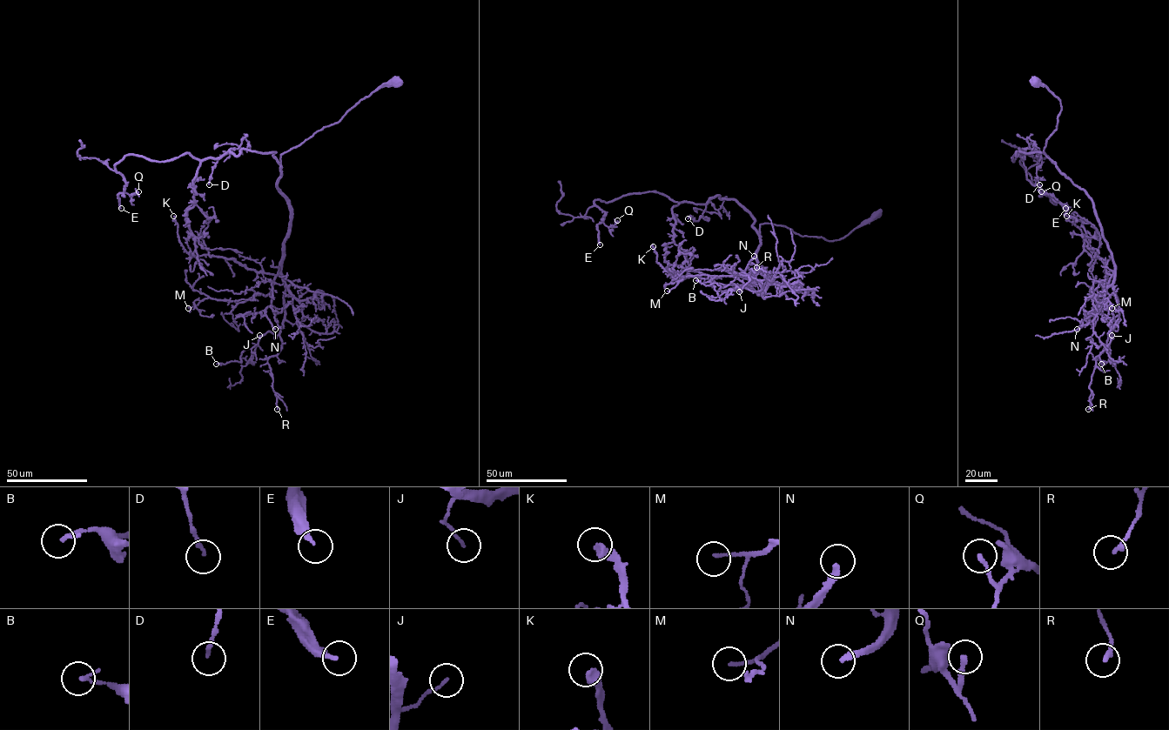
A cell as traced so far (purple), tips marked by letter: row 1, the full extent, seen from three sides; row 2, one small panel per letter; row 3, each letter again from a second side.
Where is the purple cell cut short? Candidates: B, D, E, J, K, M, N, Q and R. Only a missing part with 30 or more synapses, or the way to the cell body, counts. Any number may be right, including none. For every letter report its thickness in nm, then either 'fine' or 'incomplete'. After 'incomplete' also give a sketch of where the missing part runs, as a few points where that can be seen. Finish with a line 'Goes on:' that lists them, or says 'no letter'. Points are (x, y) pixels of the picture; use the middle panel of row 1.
B: 160 nm | fine
D: 170 nm | fine
E: 240 nm | incomplete | (600, 244), (605, 262), (613, 270), (621, 271), (617, 264), (622, 267), (633, 263), (641, 263), (646, 259)
J: 100 nm | fine
K: 360 nm | incomplete | (653, 246), (657, 236), (664, 229), (673, 230), (678, 225), (675, 223)
M: 140 nm | fine
N: 240 nm | incomplete | (754, 256), (767, 234)
Q: 190 nm | fine
R: 190 nm | fine
Goes on: E, K, N

